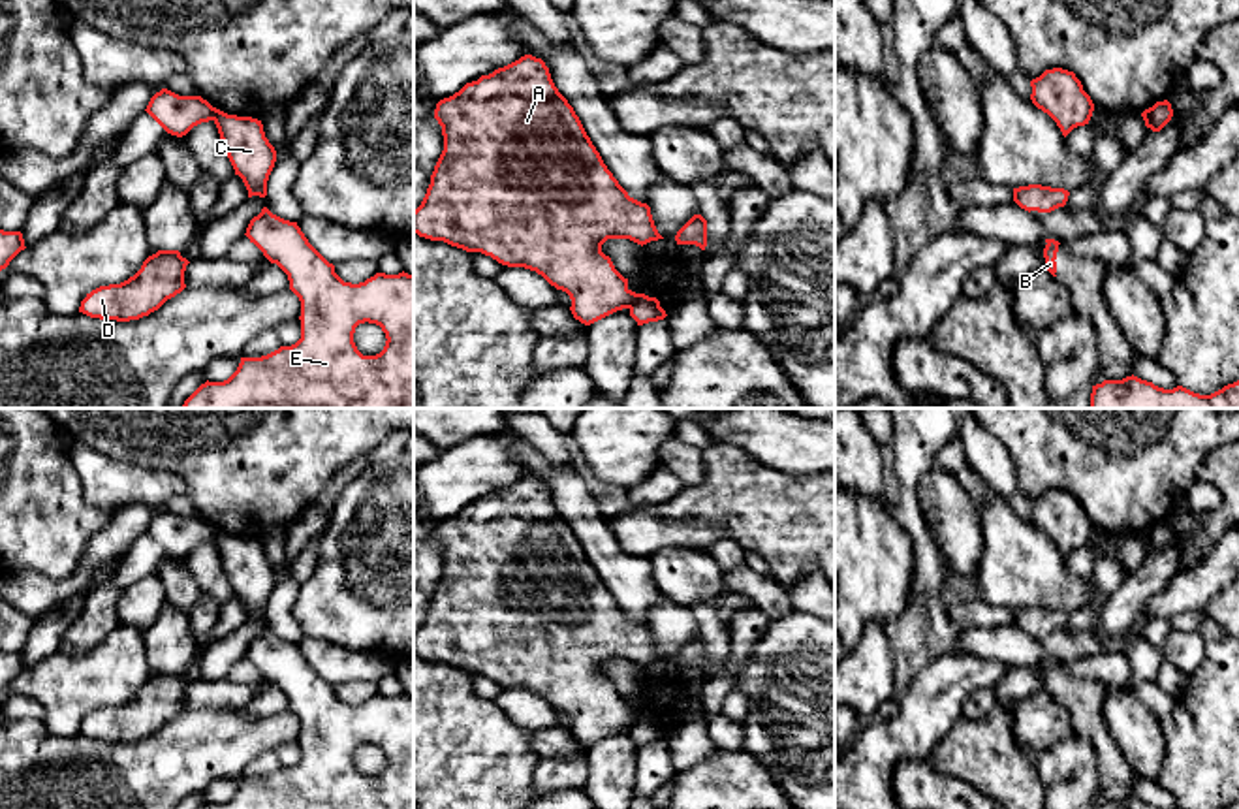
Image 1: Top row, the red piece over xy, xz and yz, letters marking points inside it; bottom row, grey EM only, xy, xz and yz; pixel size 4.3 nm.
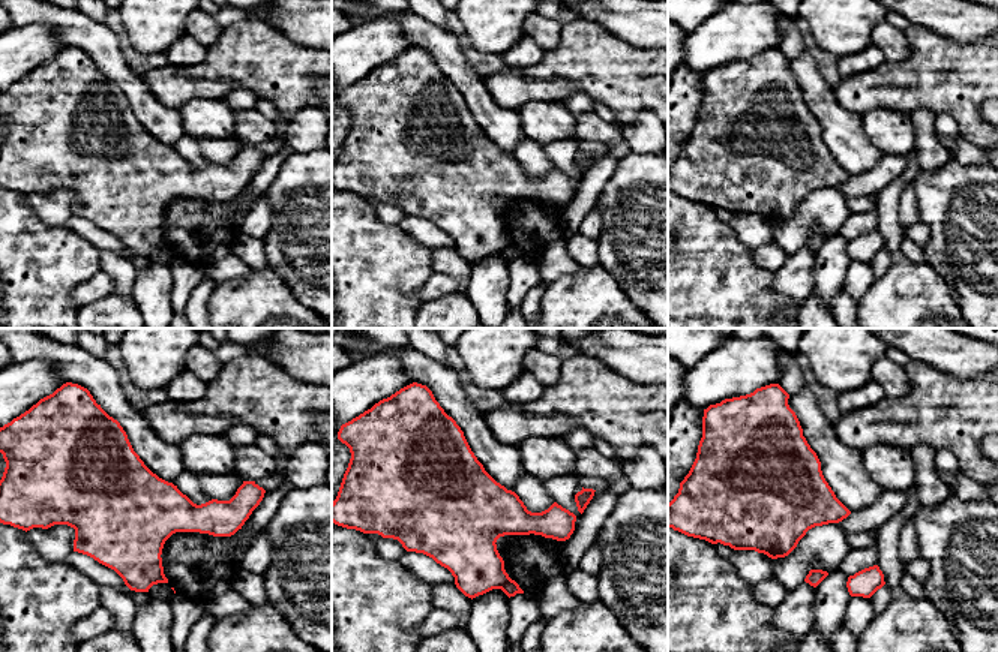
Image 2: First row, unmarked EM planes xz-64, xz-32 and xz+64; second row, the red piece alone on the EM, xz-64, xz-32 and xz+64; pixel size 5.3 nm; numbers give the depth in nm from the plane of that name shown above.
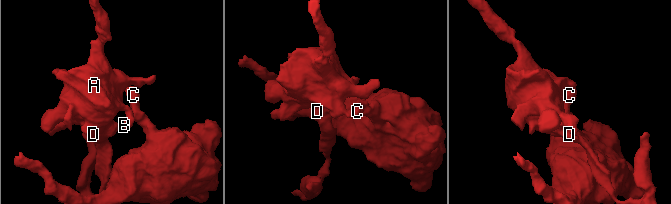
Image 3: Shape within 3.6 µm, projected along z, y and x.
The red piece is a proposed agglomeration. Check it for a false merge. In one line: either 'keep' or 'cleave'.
cleave

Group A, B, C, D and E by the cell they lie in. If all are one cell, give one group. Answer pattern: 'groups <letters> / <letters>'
groups A B D / C E

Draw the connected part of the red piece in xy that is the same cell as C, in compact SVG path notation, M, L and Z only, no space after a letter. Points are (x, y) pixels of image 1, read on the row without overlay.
M216 531L212 542L235 596L243 600L248 611L248 619L265 619L267 602L276 583L276 572L265 559L261 542L227 536L220 531Z

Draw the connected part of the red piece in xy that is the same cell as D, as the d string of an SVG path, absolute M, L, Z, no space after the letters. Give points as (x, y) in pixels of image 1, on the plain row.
M158 672L128 702L100 707L86 715L79 734L117 743L149 738L186 709L184 692L188 685L179 672Z

